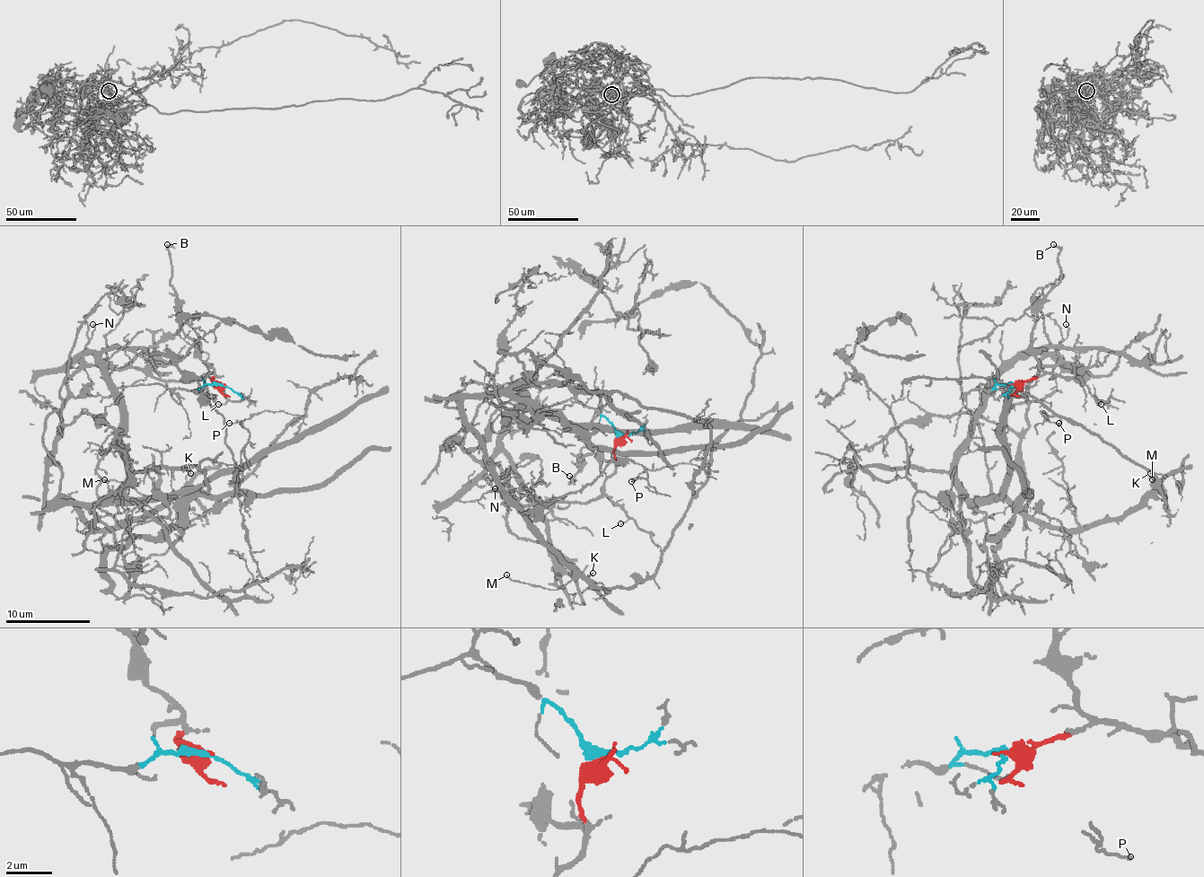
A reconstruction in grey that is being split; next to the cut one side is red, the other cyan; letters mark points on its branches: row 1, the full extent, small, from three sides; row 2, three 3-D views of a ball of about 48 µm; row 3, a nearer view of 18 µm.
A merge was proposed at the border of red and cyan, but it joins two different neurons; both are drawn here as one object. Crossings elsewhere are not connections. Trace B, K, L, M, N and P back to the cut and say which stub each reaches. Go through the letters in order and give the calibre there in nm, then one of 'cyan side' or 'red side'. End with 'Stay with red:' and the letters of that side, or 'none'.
B: calibre 150 nm; red side
K: calibre 110 nm; cyan side
L: calibre 90 nm; red side
M: calibre 80 nm; cyan side
N: calibre 110 nm; cyan side
P: calibre 100 nm; cyan side
Stay with red: B, L

